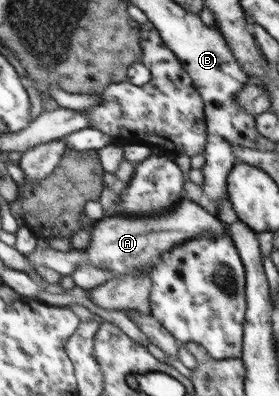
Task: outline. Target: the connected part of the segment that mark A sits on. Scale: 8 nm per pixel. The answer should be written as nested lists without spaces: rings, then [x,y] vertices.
[[[185,198],[167,214],[150,216],[113,216],[106,215],[103,220],[90,227],[90,243],[85,250],[61,252],[51,247],[35,248],[29,255],[24,255],[27,263],[33,268],[47,267],[63,276],[71,276],[81,265],[88,264],[97,268],[106,268],[115,275],[150,274],[155,263],[159,262],[162,253],[171,251],[175,245],[181,245],[197,237],[229,237],[228,229],[217,216],[210,215],[198,203]]]

